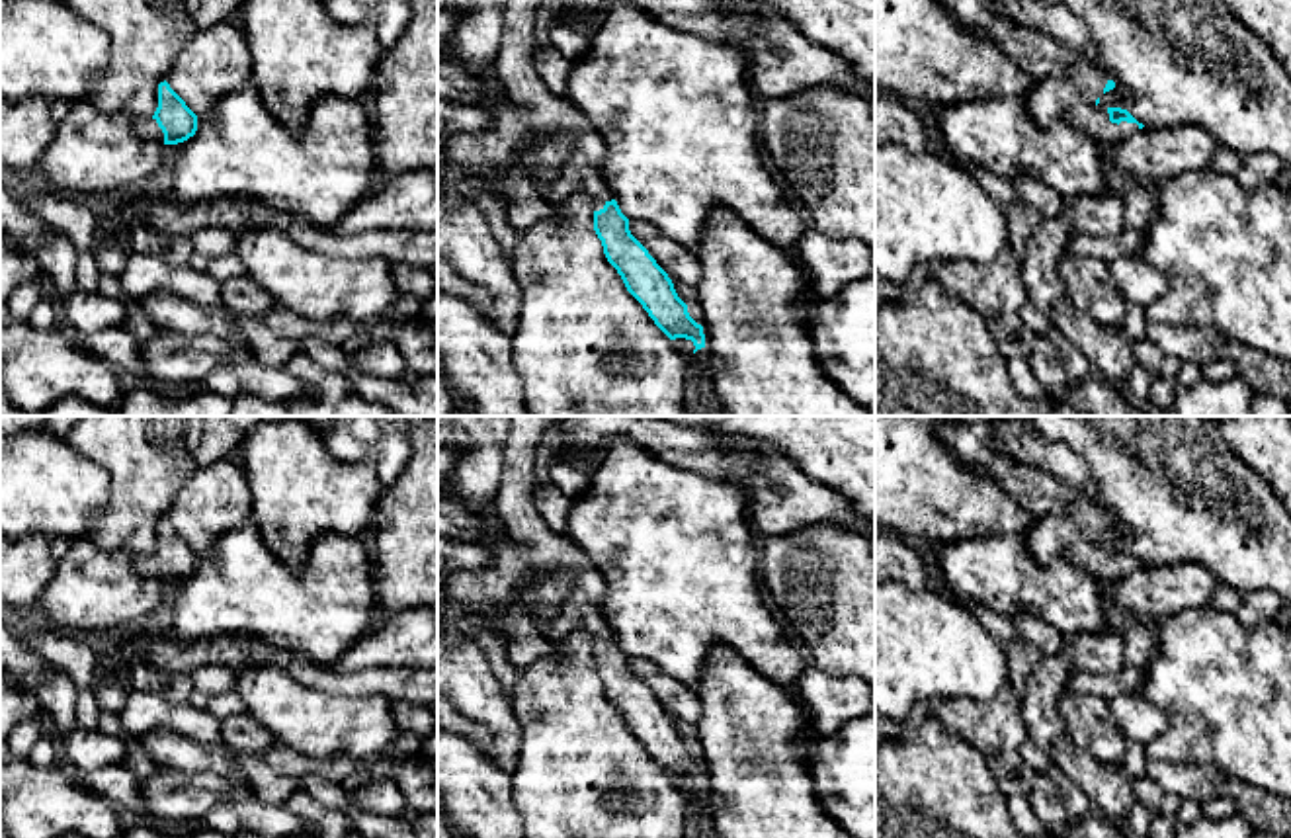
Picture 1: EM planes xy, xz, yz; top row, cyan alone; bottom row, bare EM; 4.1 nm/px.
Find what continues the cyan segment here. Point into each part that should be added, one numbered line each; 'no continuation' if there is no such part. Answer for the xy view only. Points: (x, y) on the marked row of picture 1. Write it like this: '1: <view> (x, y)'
1: xy (147, 127)

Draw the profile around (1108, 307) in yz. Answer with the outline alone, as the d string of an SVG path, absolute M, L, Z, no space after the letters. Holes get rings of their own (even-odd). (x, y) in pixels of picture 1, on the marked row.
M1064 252L1059 272L1076 309L1100 324L1115 328L1123 324L1127 301L1115 287L1105 262Z

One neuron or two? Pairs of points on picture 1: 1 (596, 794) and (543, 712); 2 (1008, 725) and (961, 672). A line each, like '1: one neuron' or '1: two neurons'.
1: one neuron
2: two neurons

